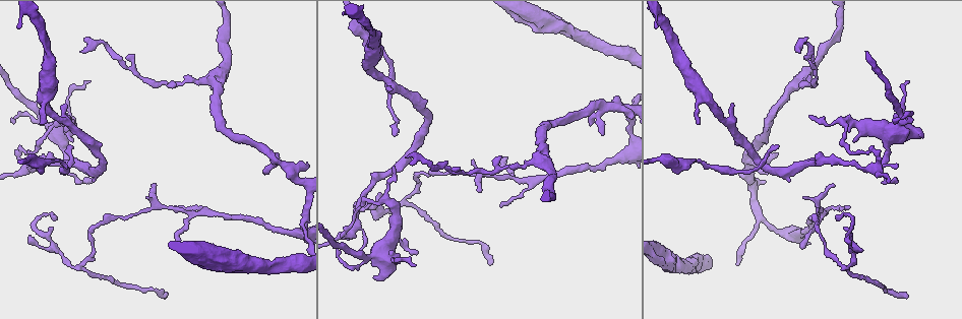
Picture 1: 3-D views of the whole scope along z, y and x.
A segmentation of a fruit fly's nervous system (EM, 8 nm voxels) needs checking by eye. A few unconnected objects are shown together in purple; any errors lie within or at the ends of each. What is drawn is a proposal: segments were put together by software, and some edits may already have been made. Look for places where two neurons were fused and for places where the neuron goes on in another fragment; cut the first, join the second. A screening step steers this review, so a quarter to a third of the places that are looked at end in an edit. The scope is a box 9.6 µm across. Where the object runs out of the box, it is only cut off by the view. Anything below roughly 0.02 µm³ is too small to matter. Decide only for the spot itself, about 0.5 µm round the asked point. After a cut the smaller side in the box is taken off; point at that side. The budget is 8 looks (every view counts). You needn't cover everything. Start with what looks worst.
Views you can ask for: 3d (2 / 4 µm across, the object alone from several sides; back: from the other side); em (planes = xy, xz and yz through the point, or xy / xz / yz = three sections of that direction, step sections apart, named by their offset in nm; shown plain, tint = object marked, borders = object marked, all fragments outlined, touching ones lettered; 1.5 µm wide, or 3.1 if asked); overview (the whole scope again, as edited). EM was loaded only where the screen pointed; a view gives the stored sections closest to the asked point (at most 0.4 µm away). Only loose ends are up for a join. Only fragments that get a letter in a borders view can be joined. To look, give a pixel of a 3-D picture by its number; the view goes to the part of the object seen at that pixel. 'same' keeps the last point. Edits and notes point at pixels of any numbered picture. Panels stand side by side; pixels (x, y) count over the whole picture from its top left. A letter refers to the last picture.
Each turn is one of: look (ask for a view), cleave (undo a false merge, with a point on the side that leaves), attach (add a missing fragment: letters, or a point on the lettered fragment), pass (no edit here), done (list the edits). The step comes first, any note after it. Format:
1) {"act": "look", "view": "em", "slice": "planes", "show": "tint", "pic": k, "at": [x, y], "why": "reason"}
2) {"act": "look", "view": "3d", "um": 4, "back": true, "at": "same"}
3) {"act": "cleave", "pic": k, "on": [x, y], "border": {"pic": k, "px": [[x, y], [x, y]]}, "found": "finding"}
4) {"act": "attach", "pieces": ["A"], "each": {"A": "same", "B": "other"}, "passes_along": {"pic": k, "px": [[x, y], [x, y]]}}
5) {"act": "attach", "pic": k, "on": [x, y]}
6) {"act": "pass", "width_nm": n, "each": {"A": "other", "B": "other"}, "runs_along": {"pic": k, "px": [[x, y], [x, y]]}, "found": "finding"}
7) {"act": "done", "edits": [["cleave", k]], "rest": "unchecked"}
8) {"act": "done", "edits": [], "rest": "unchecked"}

{"act": "look", "view": "3d", "um": 4, "pic": 1, "at": [833, 186], "why": "tapers out"}

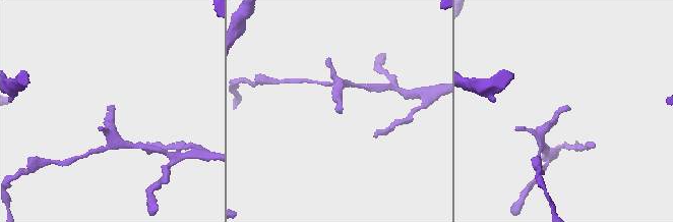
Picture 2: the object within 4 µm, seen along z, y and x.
{"act": "look", "view": "em", "um": 3.1, "slice": "xy", "step": 16, "show": "tint", "pic": 2, "at": [569, 108], "why": "shape alone is not enough"}

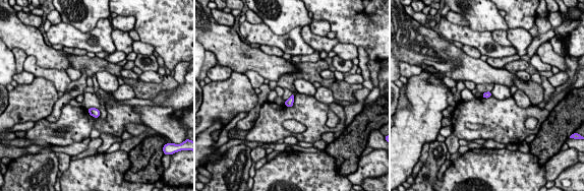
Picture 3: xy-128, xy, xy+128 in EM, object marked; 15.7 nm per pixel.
{"act": "look", "view": "em", "um": 3.1, "slice": "planes", "show": "borders", "at": "same"}

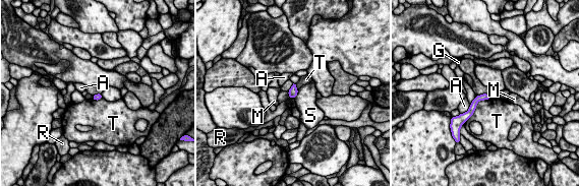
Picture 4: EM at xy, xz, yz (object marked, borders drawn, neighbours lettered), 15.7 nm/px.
{"act": "pass", "width_nm": 100, "each": {"A": "other", "G": "other", "M": "other", "R": "other", "S": "other", "T": "other"}, "border": {"pic": 4, "px": [[489, 98], [479, 101], [464, 122]]}, "found": "none of them fits"}

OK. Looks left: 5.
{"act": "look", "view": "em", "slice": "planes", "show": "borders", "pic": 1, "at": [54, 220], "why": "an open end"}

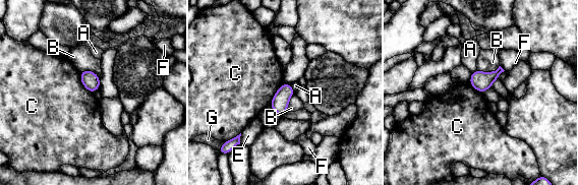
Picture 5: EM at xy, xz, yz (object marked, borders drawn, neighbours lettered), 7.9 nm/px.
{"act": "pass", "each": {"A": "other", "B": "other", "C": "other", "E": "other", "F": "other", "G": "other"}, "border": {"pic": 5, "px": [[79, 72], [81, 83], [92, 93]]}, "found": "no lettered fragment goes on from it"}

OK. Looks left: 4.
{"act": "look", "view": "em", "slice": "planes", "show": "plain", "pic": 1, "at": [897, 179], "why": "an open end"}

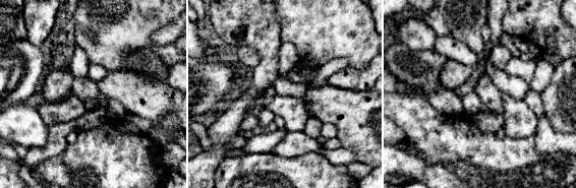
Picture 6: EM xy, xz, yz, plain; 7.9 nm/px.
{"act": "look", "view": "em", "slice": "planes", "show": "borders", "at": "same", "why": "see the neighbours"}

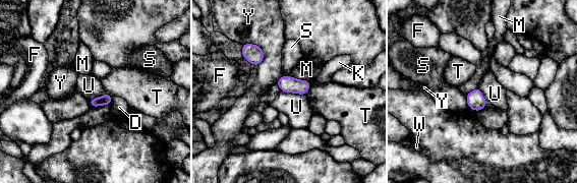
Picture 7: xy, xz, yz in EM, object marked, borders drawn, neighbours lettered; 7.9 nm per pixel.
{"act": "pass", "each": {"D": "other", "F": "other", "K": "other", "M": "other", "S": "other", "T": "other", "U": "other", "W": "other", "Y": "other"}, "border": {"pic": 7, "px": [[281, 90], [302, 94], [304, 96]]}, "found": "no lettered fragment goes on from it"}

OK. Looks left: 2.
{"act": "done", "edits": [], "rest": "unchecked"}

